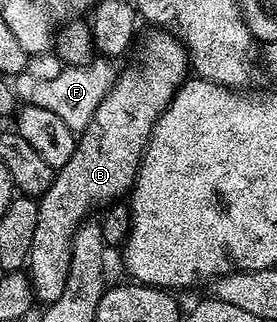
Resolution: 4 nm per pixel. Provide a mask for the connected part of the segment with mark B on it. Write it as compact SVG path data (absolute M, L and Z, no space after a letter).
M151 30L143 40L139 61L116 75L115 84L97 106L97 114L93 114L93 122L78 133L73 158L57 169L49 190L38 197L37 227L26 267L34 299L38 303L40 300L40 305L57 302L61 290L65 290L73 234L80 224L130 193L159 115L188 76L187 49L179 37L166 30Z

